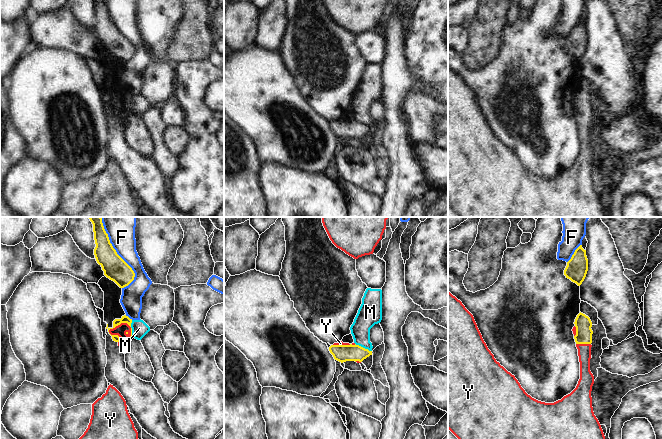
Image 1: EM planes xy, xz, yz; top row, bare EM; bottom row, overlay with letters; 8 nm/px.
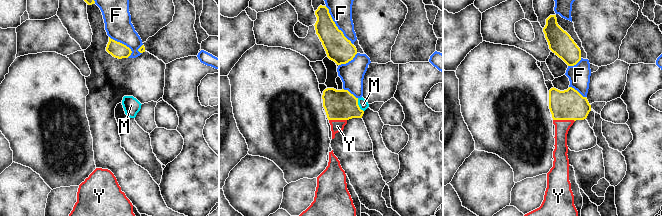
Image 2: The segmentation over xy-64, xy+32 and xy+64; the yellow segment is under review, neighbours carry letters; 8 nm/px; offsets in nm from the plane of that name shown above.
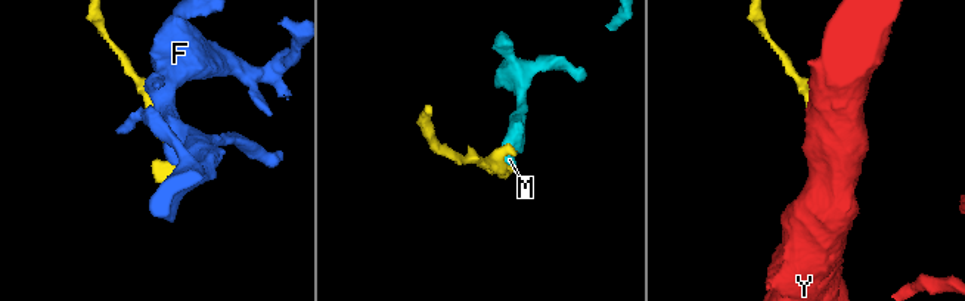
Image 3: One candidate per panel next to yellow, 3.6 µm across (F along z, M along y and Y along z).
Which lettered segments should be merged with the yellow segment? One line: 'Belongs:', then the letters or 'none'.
Belongs: Y

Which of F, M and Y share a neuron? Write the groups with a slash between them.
F / M / Y

